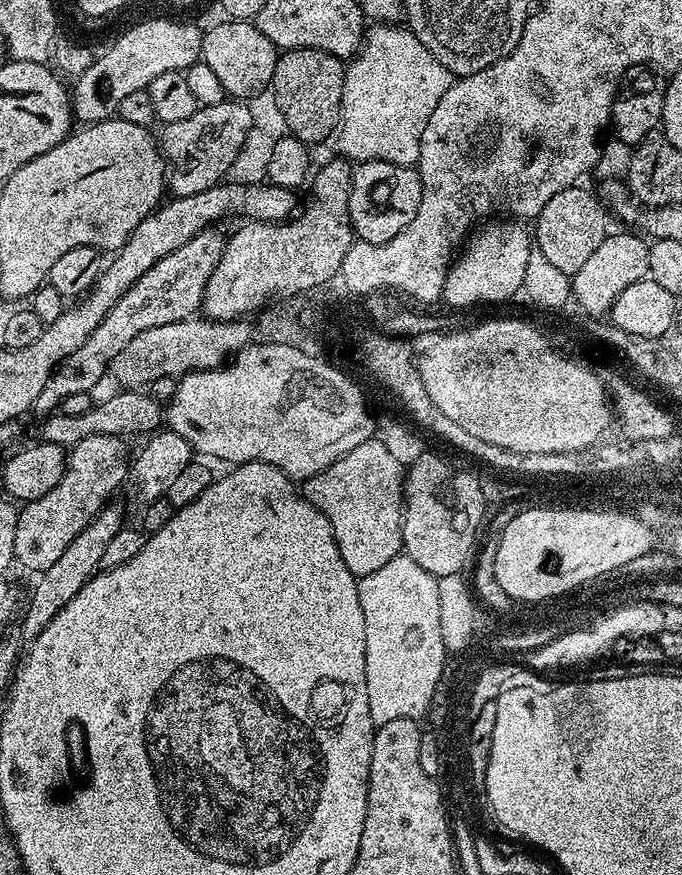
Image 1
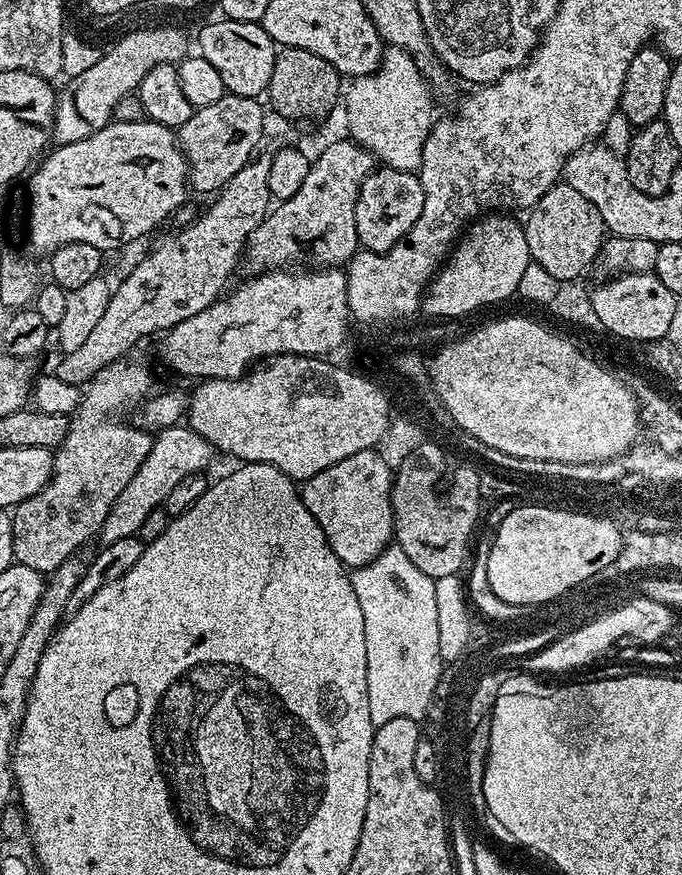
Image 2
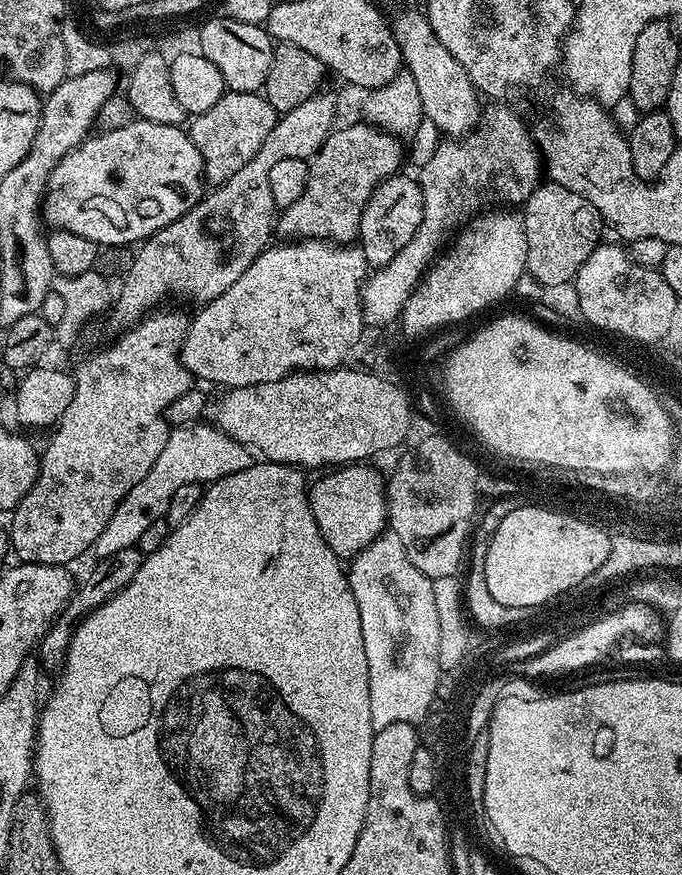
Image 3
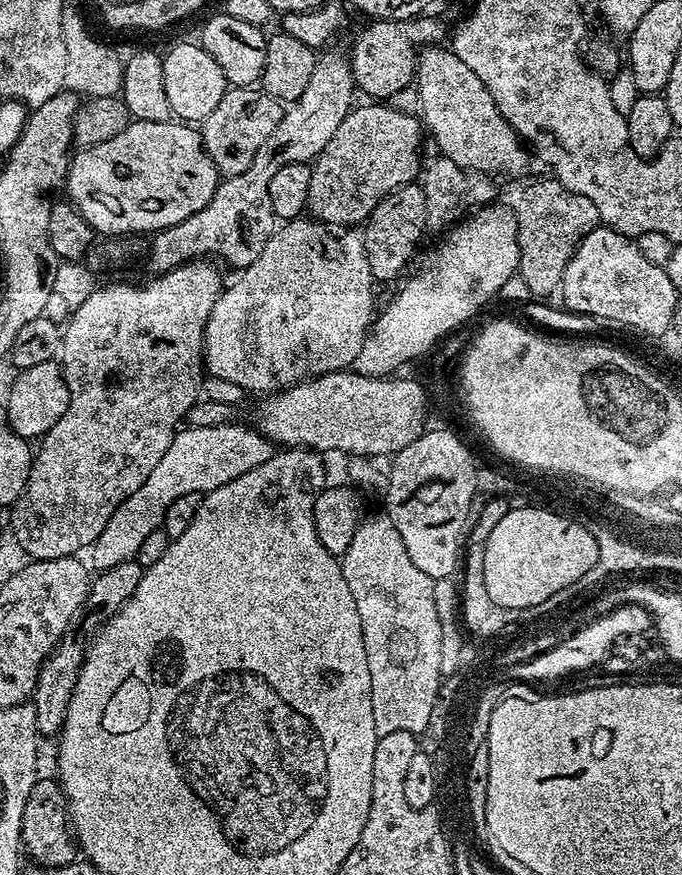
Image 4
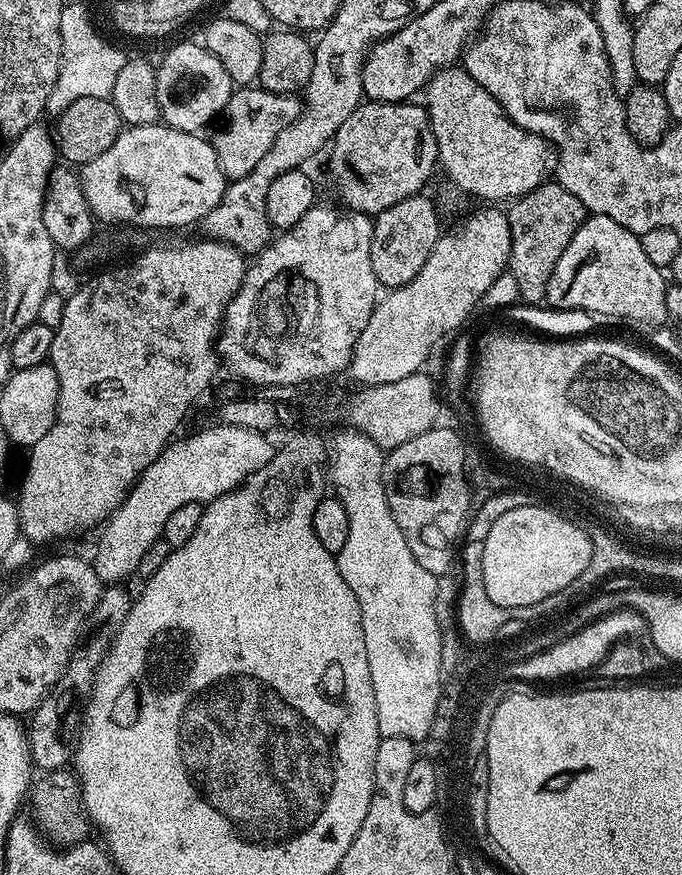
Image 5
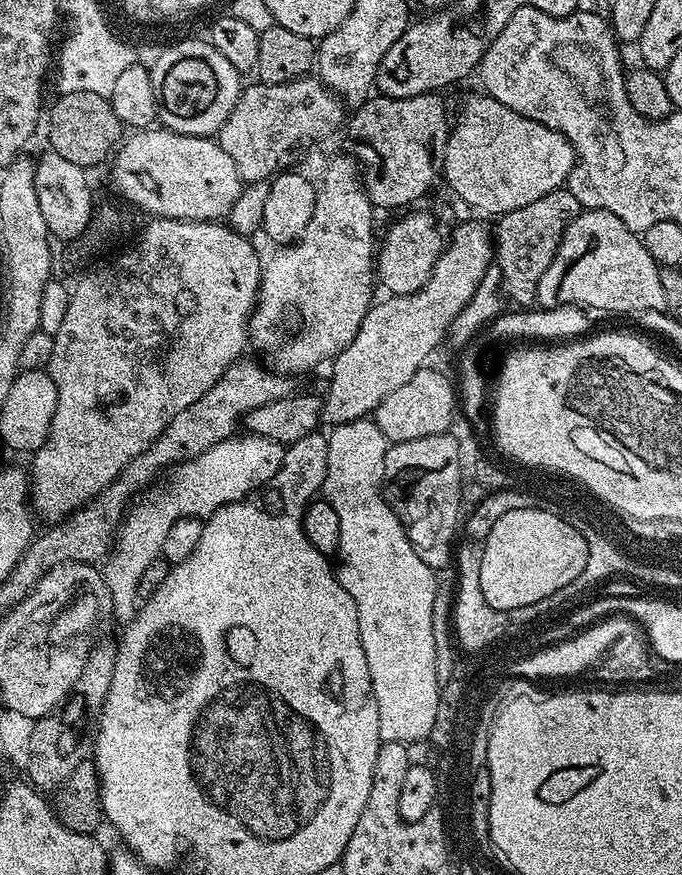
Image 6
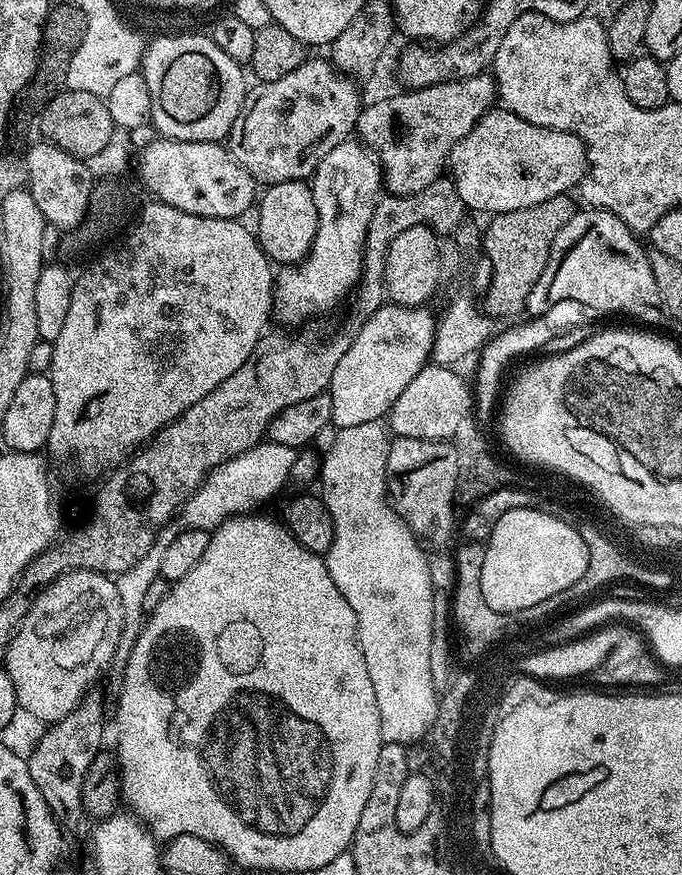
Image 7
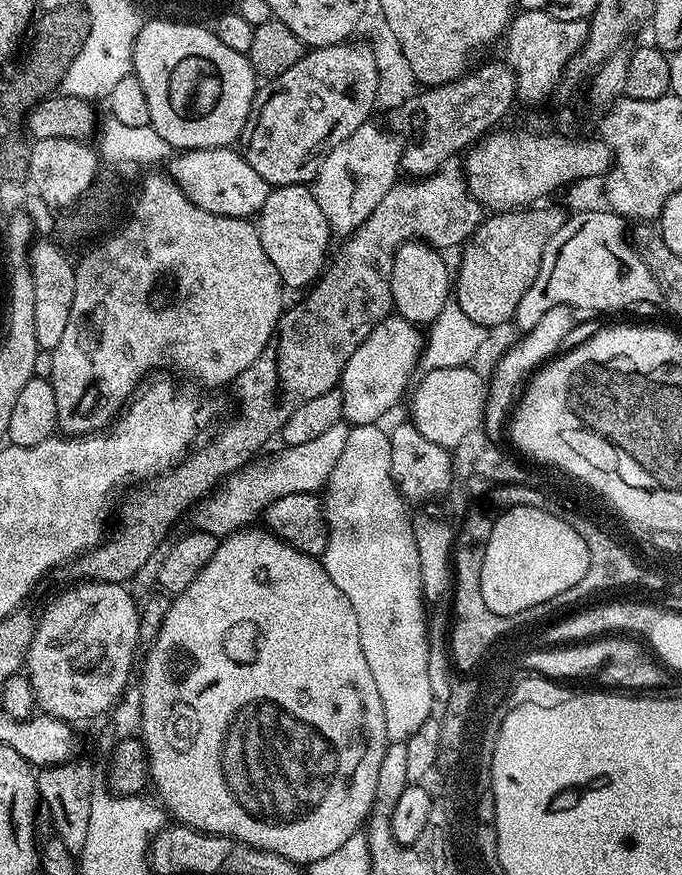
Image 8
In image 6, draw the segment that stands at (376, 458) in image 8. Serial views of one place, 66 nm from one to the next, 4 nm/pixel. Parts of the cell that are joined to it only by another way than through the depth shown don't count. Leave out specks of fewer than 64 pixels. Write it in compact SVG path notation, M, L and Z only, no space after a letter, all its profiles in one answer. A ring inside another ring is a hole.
M365 418L346 422L345 424L335 425L327 433L328 453L326 454L326 478L322 489L323 499L328 501L330 506L334 506L334 514L338 514L338 528L340 530L340 547L338 557L340 556L340 565L335 565L334 571L336 577L340 579L340 584L354 598L354 606L358 606L358 630L362 638L362 650L366 654L366 666L370 666L370 682L372 683L372 693L378 706L378 730L380 731L381 741L389 740L399 744L412 744L416 736L423 736L427 732L431 723L431 711L433 710L434 700L431 698L433 688L442 684L441 677L436 676L436 628L432 625L432 615L436 612L436 600L438 601L438 576L418 554L414 554L414 546L410 546L410 538L402 526L402 522L394 514L394 510L384 499L384 459L390 447L388 441L378 430L375 419Z

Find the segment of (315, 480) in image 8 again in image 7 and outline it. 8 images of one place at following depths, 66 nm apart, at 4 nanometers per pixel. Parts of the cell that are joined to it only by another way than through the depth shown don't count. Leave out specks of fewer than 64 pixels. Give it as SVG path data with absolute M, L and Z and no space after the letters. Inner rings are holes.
M271 442L255 444L250 450L222 462L209 472L200 488L180 509L178 524L181 529L193 528L211 533L233 516L255 513L271 496L276 496L290 480L296 464L297 449Z

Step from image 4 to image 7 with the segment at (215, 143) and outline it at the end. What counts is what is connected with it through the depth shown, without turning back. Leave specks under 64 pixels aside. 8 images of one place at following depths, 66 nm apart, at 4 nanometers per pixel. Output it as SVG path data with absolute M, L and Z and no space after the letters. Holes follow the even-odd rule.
M309 58L298 70L290 70L290 74L274 82L260 82L255 85L257 88L249 87L242 110L238 118L234 118L234 126L226 137L228 151L261 185L307 181L315 174L320 159L353 135L362 107L360 88L355 83L359 84L349 73L341 72L331 59Z

